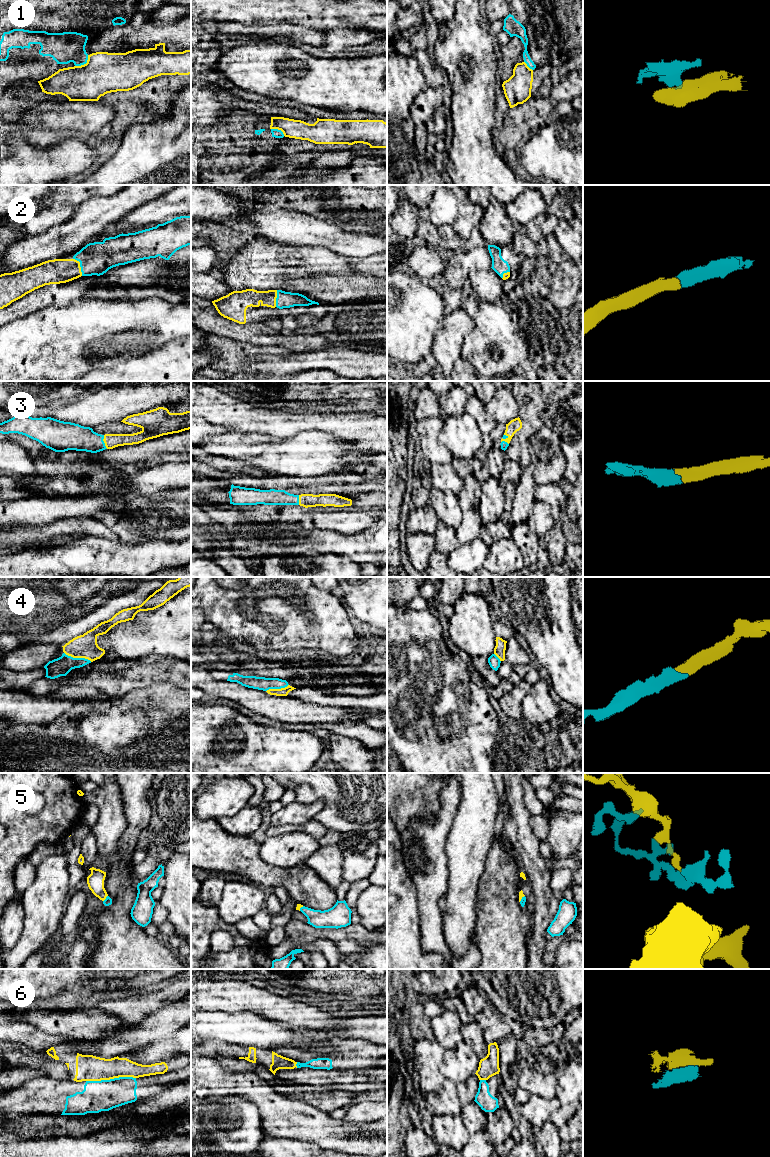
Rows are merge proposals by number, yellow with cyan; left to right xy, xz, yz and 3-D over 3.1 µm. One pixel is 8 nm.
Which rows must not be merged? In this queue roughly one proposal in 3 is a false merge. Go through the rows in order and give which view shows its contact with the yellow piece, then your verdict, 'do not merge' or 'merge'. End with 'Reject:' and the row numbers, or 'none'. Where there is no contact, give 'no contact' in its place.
1: xy | do not merge
2: xy | merge
3: xy | merge
4: xy | merge
5: xy | merge
6: xy | do not merge
Reject: 1, 6

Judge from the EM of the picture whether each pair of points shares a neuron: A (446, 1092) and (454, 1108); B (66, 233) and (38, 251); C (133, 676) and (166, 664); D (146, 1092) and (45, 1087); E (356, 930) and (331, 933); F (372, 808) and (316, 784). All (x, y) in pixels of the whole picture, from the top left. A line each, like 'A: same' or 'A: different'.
A: same
B: same
C: same
D: same
E: same
F: same

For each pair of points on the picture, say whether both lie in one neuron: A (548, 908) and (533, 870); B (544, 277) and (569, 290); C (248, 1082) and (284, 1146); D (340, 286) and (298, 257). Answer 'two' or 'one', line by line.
A: one
B: two
C: two
D: two

